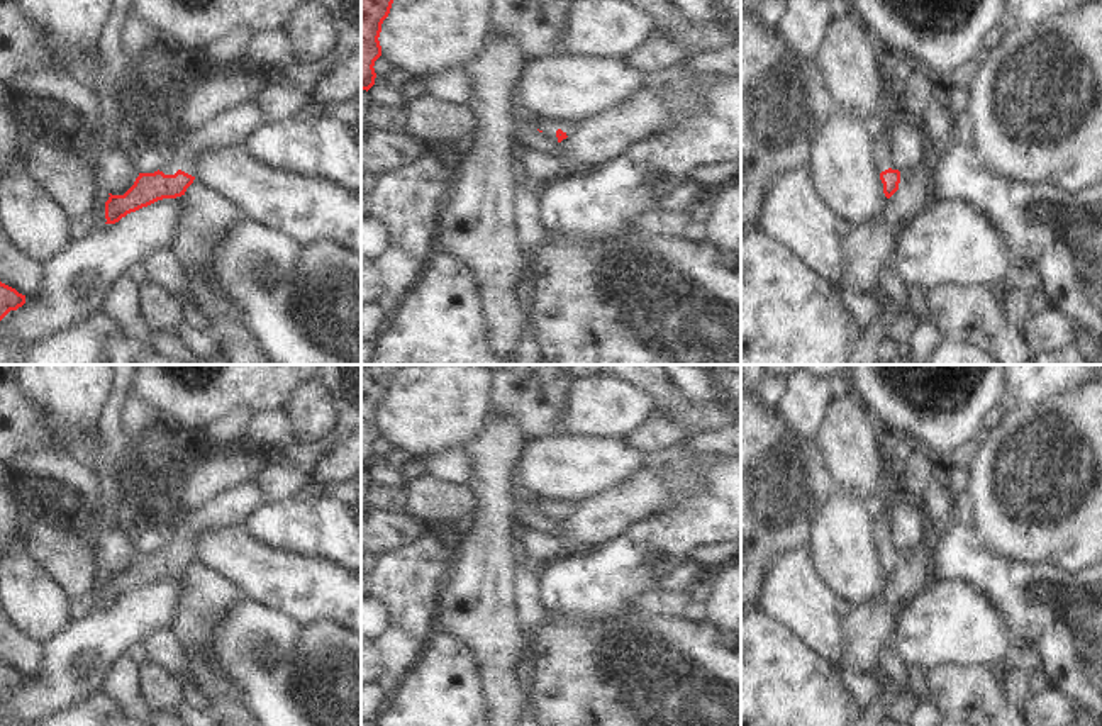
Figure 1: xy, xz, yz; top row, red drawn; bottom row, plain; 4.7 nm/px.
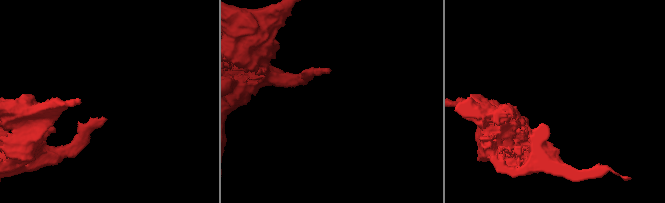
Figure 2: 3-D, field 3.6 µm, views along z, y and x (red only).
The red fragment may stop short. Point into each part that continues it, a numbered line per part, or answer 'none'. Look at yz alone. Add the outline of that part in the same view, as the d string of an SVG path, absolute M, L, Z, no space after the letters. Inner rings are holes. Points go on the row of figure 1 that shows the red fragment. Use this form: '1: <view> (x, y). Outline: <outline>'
1: yz (882, 160). Outline: M885 137L873 141L873 165L875 165L878 173L882 173L888 168L897 170L893 166L892 158L890 158L890 144L887 142Z

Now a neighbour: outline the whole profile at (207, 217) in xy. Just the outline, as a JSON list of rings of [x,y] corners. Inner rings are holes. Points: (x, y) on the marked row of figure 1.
[[[197,176],[183,195],[181,227],[171,251],[192,278],[193,300],[225,346],[231,365],[271,365],[273,360],[248,326],[241,304],[214,280],[220,243],[246,219],[246,212]]]

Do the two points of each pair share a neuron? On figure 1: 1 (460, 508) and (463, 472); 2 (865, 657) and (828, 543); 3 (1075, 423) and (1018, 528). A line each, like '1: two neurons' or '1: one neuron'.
1: two neurons
2: two neurons
3: one neuron

